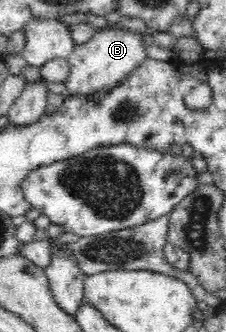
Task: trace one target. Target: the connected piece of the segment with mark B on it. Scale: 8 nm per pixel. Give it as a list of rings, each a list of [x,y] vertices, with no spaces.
[[[109,24],[97,30],[85,44],[75,45],[68,56],[69,76],[65,80],[67,97],[93,97],[106,89],[113,89],[128,78],[146,59],[143,35]]]

